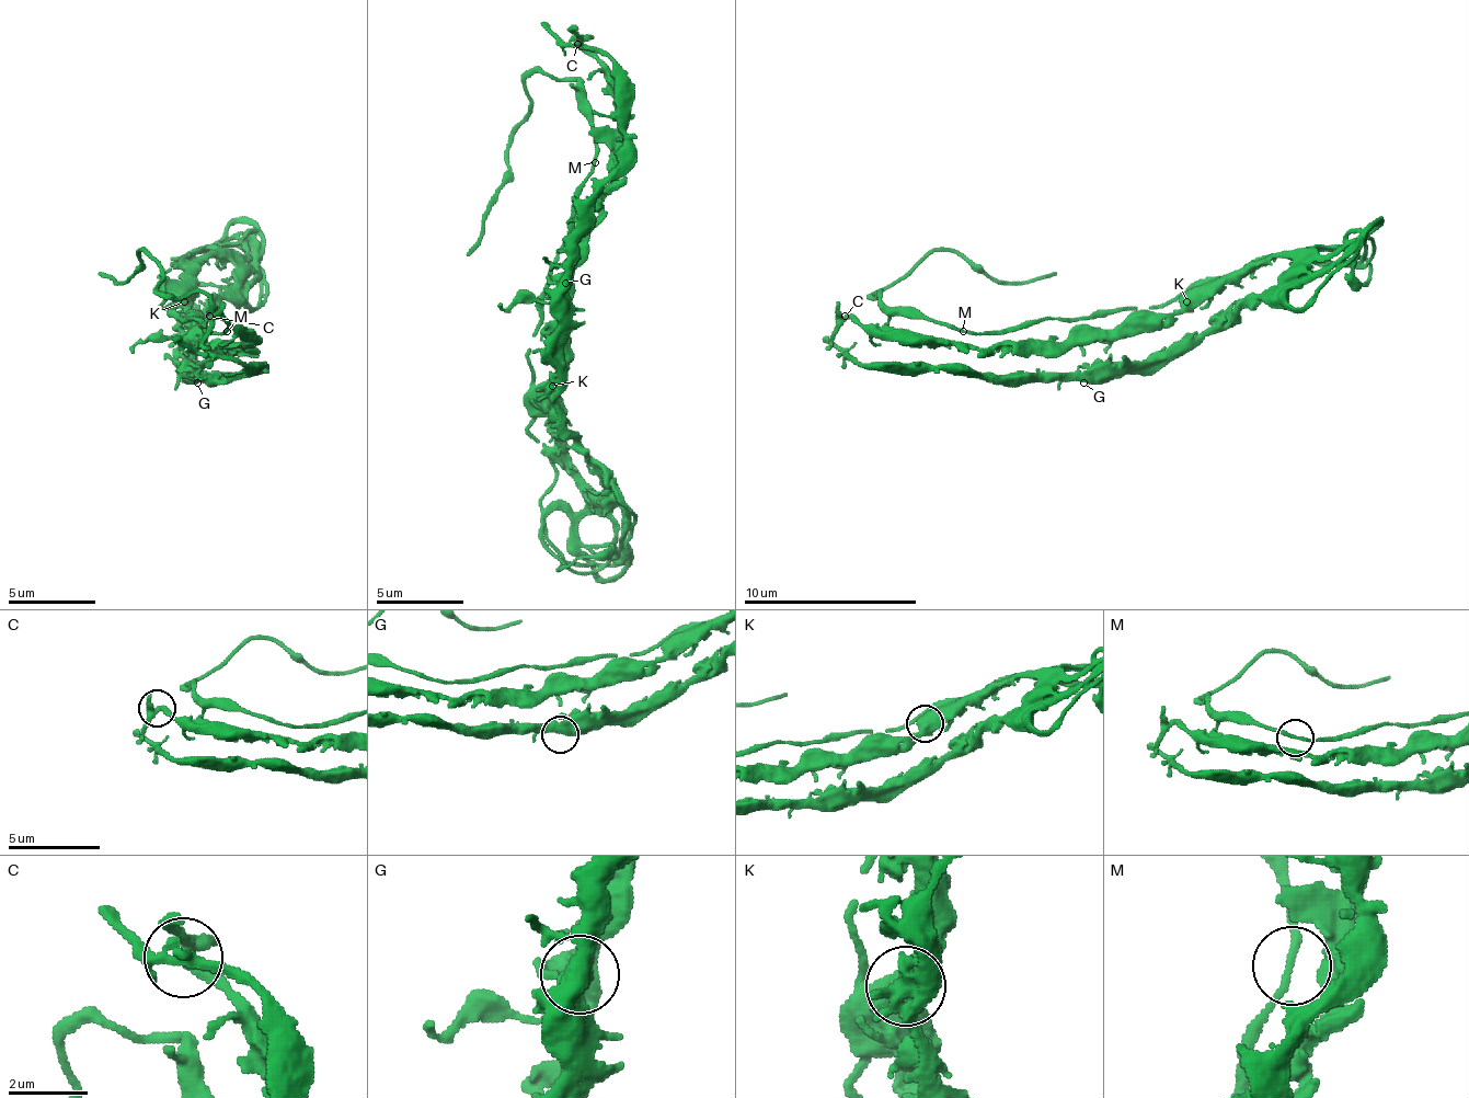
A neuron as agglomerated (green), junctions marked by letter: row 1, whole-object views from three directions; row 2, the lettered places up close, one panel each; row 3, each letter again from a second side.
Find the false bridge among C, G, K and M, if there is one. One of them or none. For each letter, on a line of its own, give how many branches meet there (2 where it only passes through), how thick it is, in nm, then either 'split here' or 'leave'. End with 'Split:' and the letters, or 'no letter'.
C: branches 3; calibre 260 nm; leave
G: branches 3; calibre 400 nm; leave
K: branches 2; calibre 700 nm; leave
M: branches 2; calibre 160 nm; leave
Split: no letter

